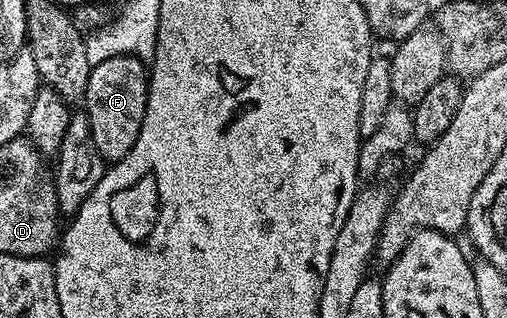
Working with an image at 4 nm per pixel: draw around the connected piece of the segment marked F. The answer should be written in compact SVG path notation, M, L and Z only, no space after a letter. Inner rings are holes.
M134 56L108 58L106 62L92 65L90 82L86 82L86 94L82 110L88 115L90 134L96 153L106 162L126 158L138 142L138 130L142 130L142 118L148 105L148 76L146 68Z

